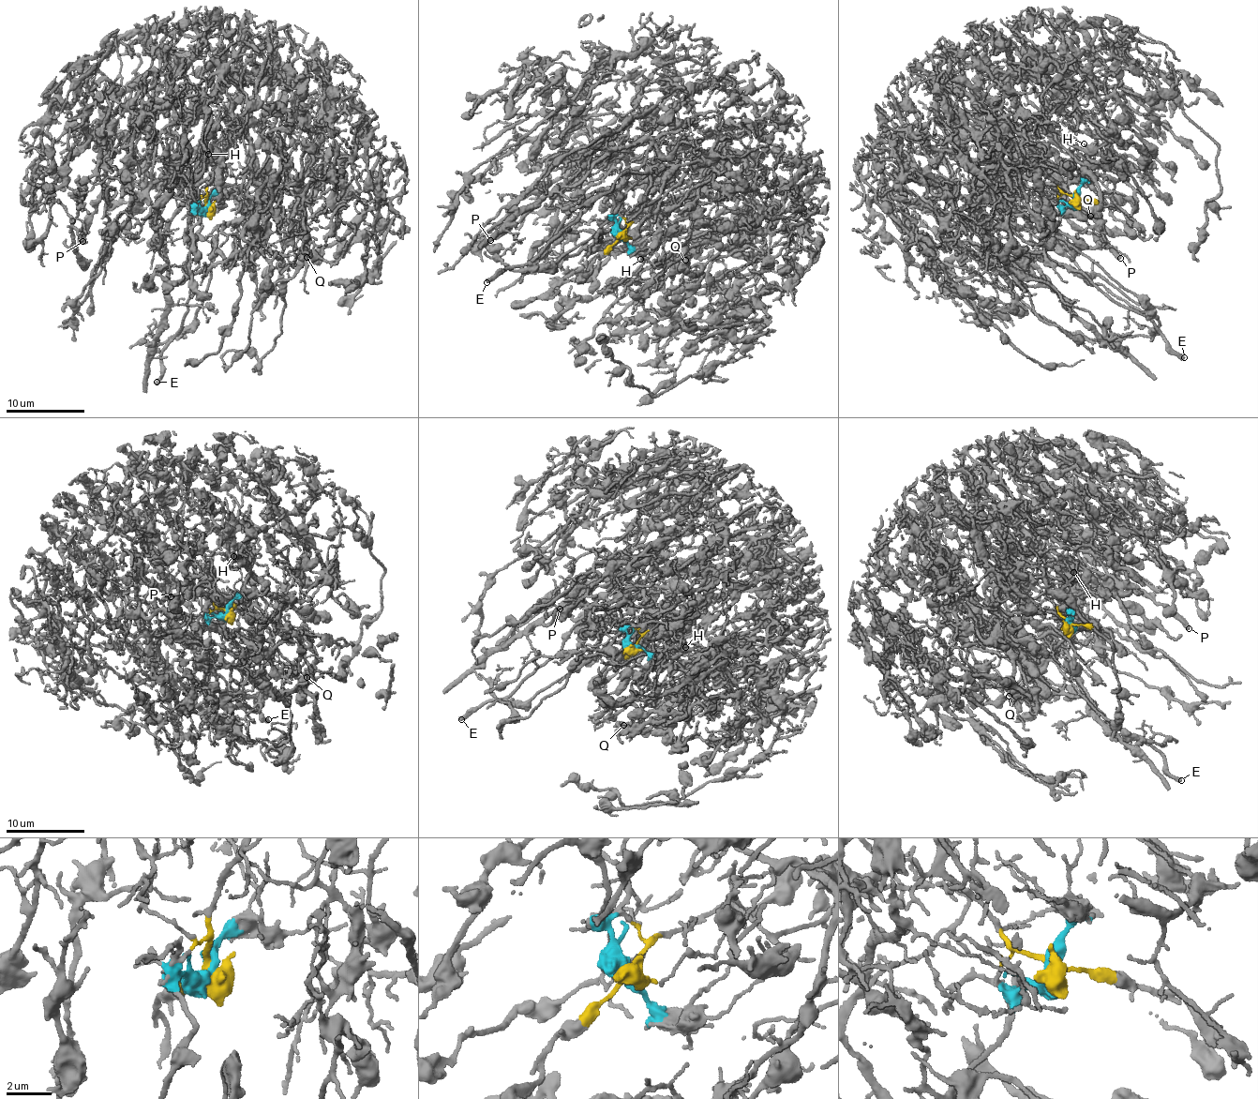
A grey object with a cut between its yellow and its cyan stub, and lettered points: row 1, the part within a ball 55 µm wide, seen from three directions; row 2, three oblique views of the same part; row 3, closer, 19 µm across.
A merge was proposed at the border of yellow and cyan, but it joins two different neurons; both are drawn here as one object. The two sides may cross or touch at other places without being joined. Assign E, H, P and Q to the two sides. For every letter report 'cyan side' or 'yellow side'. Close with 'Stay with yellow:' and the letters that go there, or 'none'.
E: cyan side
H: cyan side
P: yellow side
Q: yellow side
Stay with yellow: P, Q

